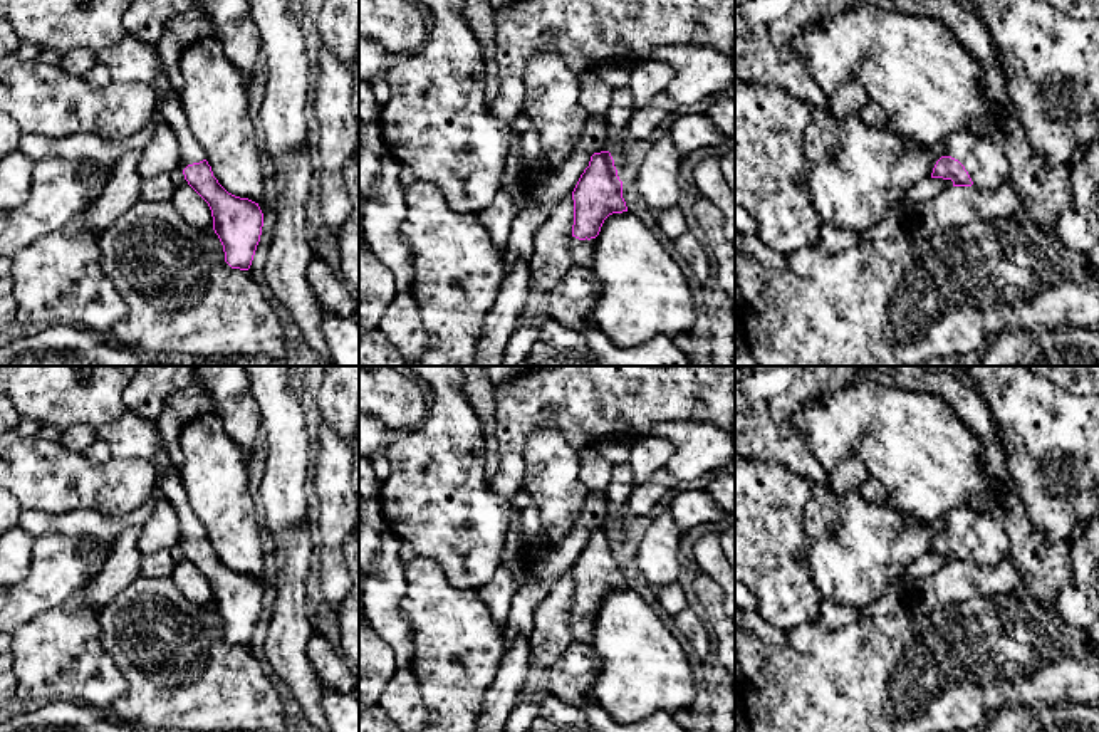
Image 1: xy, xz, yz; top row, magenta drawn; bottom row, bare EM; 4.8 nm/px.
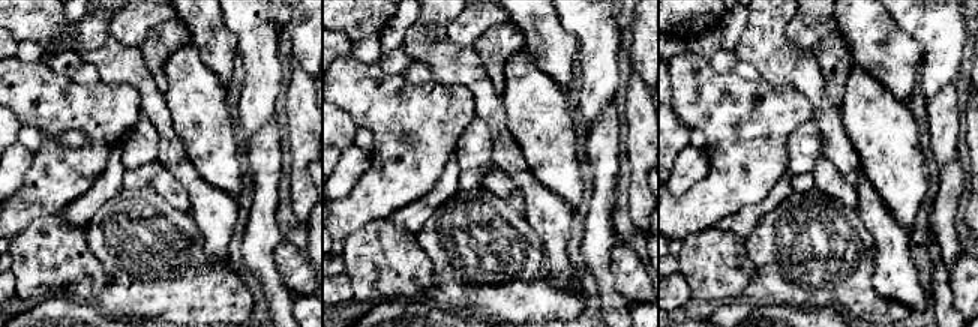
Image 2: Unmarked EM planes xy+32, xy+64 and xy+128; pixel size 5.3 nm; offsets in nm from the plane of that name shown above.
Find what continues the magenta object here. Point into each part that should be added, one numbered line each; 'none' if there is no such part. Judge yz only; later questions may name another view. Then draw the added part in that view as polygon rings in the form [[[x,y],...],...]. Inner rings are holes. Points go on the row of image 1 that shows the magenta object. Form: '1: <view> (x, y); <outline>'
1: yz (984, 156); [[[966,129],[956,131],[941,144],[941,154],[958,159],[978,190],[990,191],[1010,180],[1003,133],[980,136]]]

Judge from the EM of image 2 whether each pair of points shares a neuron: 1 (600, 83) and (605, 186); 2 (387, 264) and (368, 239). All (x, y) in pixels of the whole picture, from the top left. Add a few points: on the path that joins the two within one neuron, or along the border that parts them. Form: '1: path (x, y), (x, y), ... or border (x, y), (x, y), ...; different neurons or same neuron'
1: border (614, 96), (590, 129); different neurons
2: path (381, 258), (380, 251), (374, 245); same neuron

